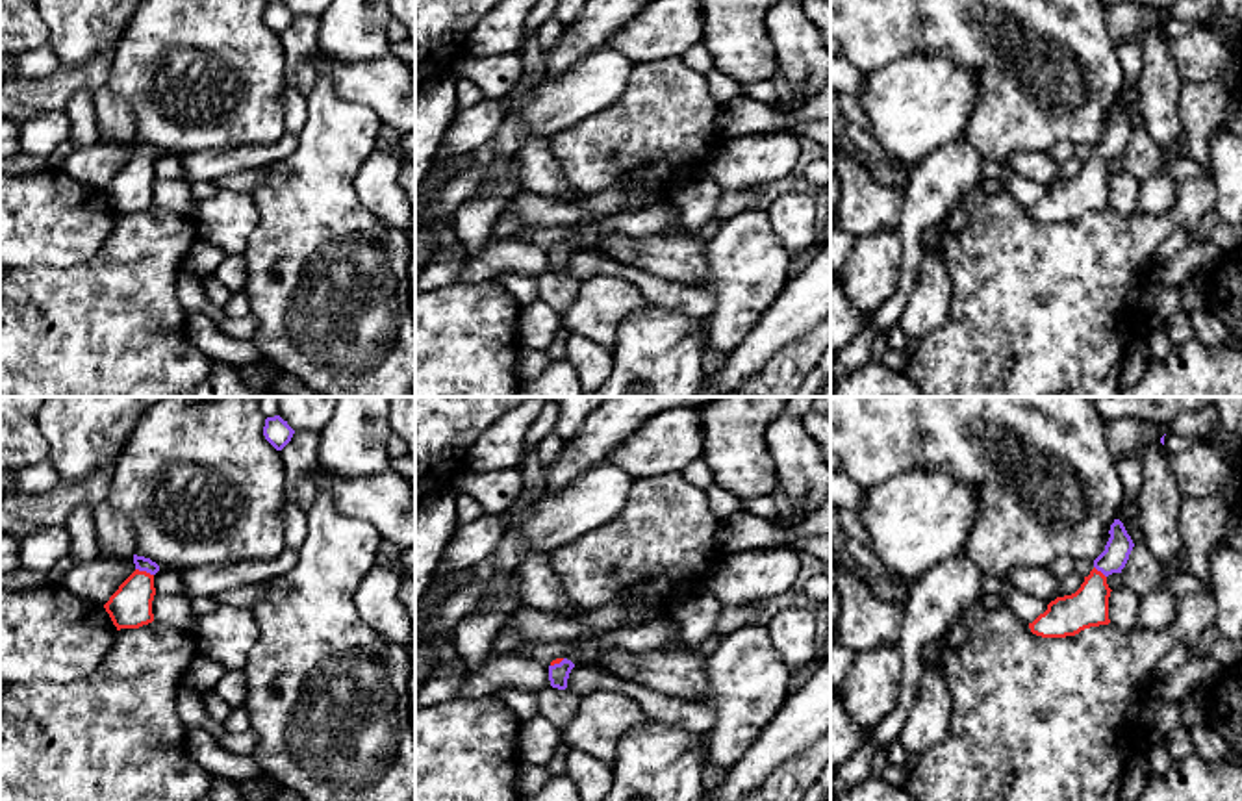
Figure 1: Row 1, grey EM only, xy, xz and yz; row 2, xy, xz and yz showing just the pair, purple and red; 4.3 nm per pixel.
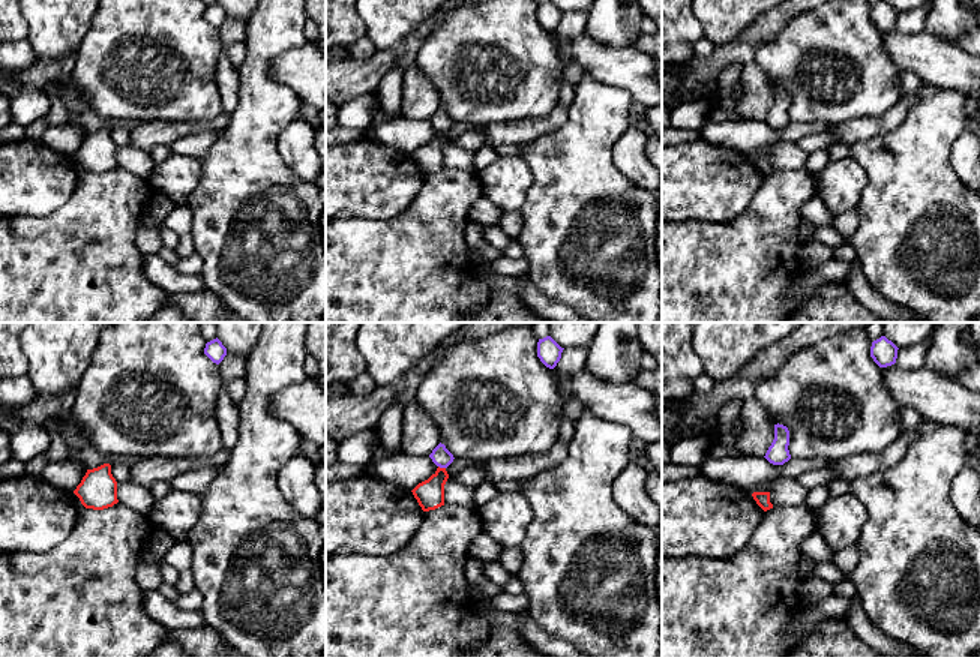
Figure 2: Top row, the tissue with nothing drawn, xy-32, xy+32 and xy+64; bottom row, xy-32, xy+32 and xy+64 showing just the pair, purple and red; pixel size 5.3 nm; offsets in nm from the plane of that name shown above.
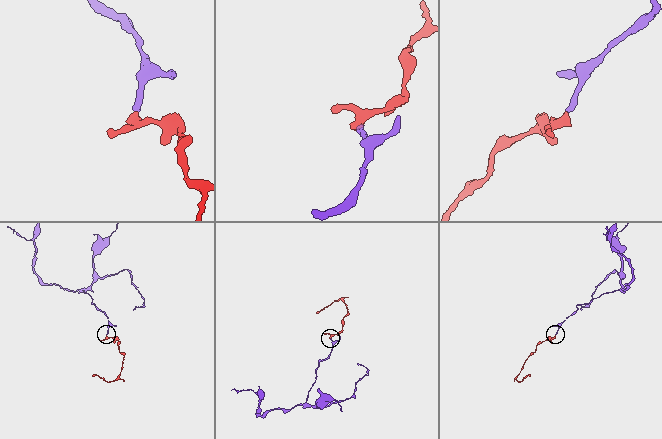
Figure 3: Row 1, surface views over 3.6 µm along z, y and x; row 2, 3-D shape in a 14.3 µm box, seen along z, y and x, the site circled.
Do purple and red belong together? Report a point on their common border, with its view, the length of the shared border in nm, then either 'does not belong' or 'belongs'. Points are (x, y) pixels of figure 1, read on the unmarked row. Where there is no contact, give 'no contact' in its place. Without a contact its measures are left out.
meets purple in xy at (145, 154); contact 90 nm long; belongs

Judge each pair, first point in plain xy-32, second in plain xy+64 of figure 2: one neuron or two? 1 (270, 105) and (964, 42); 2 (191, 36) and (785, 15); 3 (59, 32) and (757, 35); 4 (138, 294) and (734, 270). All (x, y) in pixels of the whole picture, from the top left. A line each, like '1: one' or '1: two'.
1: two
2: two
3: two
4: one

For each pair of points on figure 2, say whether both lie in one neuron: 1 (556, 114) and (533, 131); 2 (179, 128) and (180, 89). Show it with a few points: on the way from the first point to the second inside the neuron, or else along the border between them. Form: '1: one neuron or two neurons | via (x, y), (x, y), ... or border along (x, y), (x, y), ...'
1: one neuron | via (550, 120), (539, 126)
2: two neurons | border along (213, 116), (204, 120), (147, 120), (144, 123)

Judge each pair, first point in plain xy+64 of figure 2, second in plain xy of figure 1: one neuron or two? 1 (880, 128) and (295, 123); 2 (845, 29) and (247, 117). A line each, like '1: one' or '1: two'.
1: two
2: one

